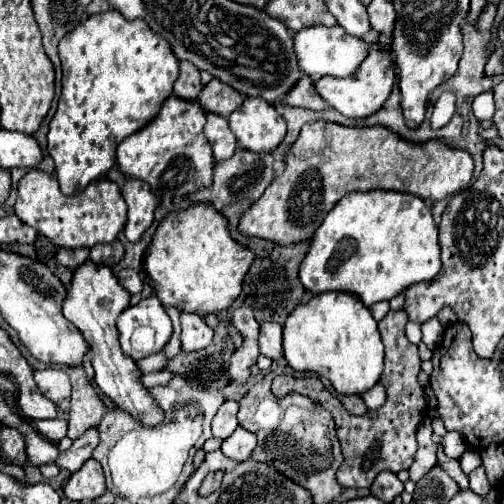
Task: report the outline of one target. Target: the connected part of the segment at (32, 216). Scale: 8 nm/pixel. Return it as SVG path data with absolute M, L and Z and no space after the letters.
M31 170L17 184L15 214L23 224L33 226L39 234L47 236L55 246L73 250L81 246L91 248L99 242L113 242L125 226L127 206L119 186L107 178L93 180L83 192L65 196L61 194L59 182L53 174Z

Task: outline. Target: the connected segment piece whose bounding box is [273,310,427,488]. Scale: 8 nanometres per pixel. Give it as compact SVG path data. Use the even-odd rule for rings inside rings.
M391 310L379 322L379 332L381 332L381 338L385 344L385 370L381 374L381 384L387 390L387 402L377 410L369 410L363 416L351 416L343 408L343 404L325 390L325 386L321 384L319 378L277 376L273 380L273 394L277 398L287 396L289 392L297 392L297 394L311 398L313 402L319 402L325 410L331 412L331 416L335 420L335 428L337 428L337 438L341 442L341 454L345 458L337 470L337 482L343 488L371 488L371 484L379 472L407 470L413 462L413 456L417 450L415 432L423 420L427 402L423 396L423 388L417 382L417 374L421 370L417 346L411 344L405 336L407 320L409 318L403 310L399 310L399 312Z

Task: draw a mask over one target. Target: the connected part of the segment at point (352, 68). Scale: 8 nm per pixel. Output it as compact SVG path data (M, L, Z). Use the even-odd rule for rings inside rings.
M311 26L311 28L303 28L295 34L295 52L299 58L299 66L307 76L311 76L311 78L323 78L323 76L345 78L359 70L359 64L367 58L369 44L361 38L355 38L347 32L343 32L343 28L339 28L339 26L331 26L331 28Z

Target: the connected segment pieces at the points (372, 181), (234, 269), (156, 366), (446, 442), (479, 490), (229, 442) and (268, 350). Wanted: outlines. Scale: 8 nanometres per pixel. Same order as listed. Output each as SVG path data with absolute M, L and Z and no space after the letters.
M313 122L301 128L299 138L285 158L285 172L273 180L273 184L263 192L263 196L241 216L239 232L245 236L263 238L281 246L291 246L299 242L309 242L315 230L321 226L329 210L349 192L367 192L367 190L395 190L419 196L429 202L445 200L451 194L467 188L473 176L473 160L465 150L455 150L445 146L441 140L431 140L429 144L409 144L395 136L391 130L373 126L373 128L347 128L333 122Z
M195 204L185 212L169 214L157 226L145 252L145 272L163 306L207 316L227 310L241 294L241 284L253 258L253 252L229 236L227 218L221 212L209 204Z
M159 352L159 354L155 354L155 356L147 356L147 360L139 360L139 362L137 362L137 366L139 366L139 370L141 370L143 374L163 370L165 364L167 364L167 358L165 358L163 352Z
M447 432L445 436L433 436L433 440L443 446L443 452L449 456L449 458L455 458L459 460L461 454L465 452L467 448L467 442L463 440L463 436L459 436L459 432Z
M483 466L471 472L471 476L469 476L469 488L471 488L475 494L479 494L479 496L487 496L487 492L493 488L491 482L485 478Z
M239 426L227 440L223 440L221 450L223 450L223 454L229 456L231 460L239 460L239 462L241 462L241 460L247 460L247 458L251 456L255 444L257 444L255 434Z
M263 322L259 332L259 350L263 356L271 360L279 360L283 356L281 344L281 326L277 322Z

